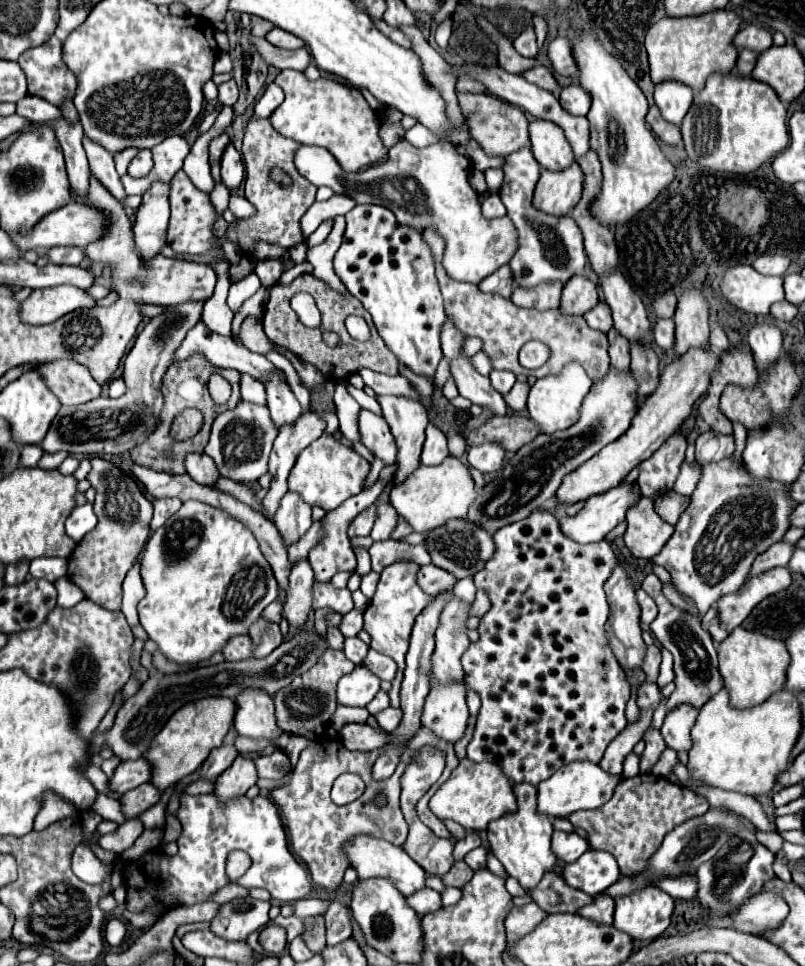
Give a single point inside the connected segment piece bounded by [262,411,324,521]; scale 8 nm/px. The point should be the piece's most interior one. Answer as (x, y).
(291, 440)

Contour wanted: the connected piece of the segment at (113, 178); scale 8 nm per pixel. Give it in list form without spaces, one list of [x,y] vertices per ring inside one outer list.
[[[84,137],[84,149],[86,149],[86,155],[88,155],[88,161],[90,161],[90,169],[92,173],[102,181],[102,185],[118,199],[118,201],[124,201],[128,195],[122,187],[122,181],[120,181],[120,175],[116,173],[114,169],[114,159],[112,155],[100,147],[98,143],[90,141],[88,137]]]

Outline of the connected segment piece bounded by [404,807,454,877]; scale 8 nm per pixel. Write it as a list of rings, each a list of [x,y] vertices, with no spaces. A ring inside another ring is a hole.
[[[408,807],[404,811],[404,819],[408,823],[408,839],[404,851],[428,873],[436,877],[444,877],[454,865],[452,847],[454,843],[448,839],[436,837],[416,815],[416,809]]]

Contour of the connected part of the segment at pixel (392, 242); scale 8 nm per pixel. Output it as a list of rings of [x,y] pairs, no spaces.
[[[356,205],[350,213],[346,213],[344,241],[334,257],[334,271],[338,273],[346,289],[368,309],[380,337],[386,341],[386,347],[398,357],[400,365],[414,371],[414,375],[422,375],[434,381],[436,367],[442,359],[440,331],[446,321],[446,313],[442,307],[438,279],[434,275],[434,259],[428,245],[422,241],[422,235],[410,227],[400,225],[394,213],[382,205]]]

